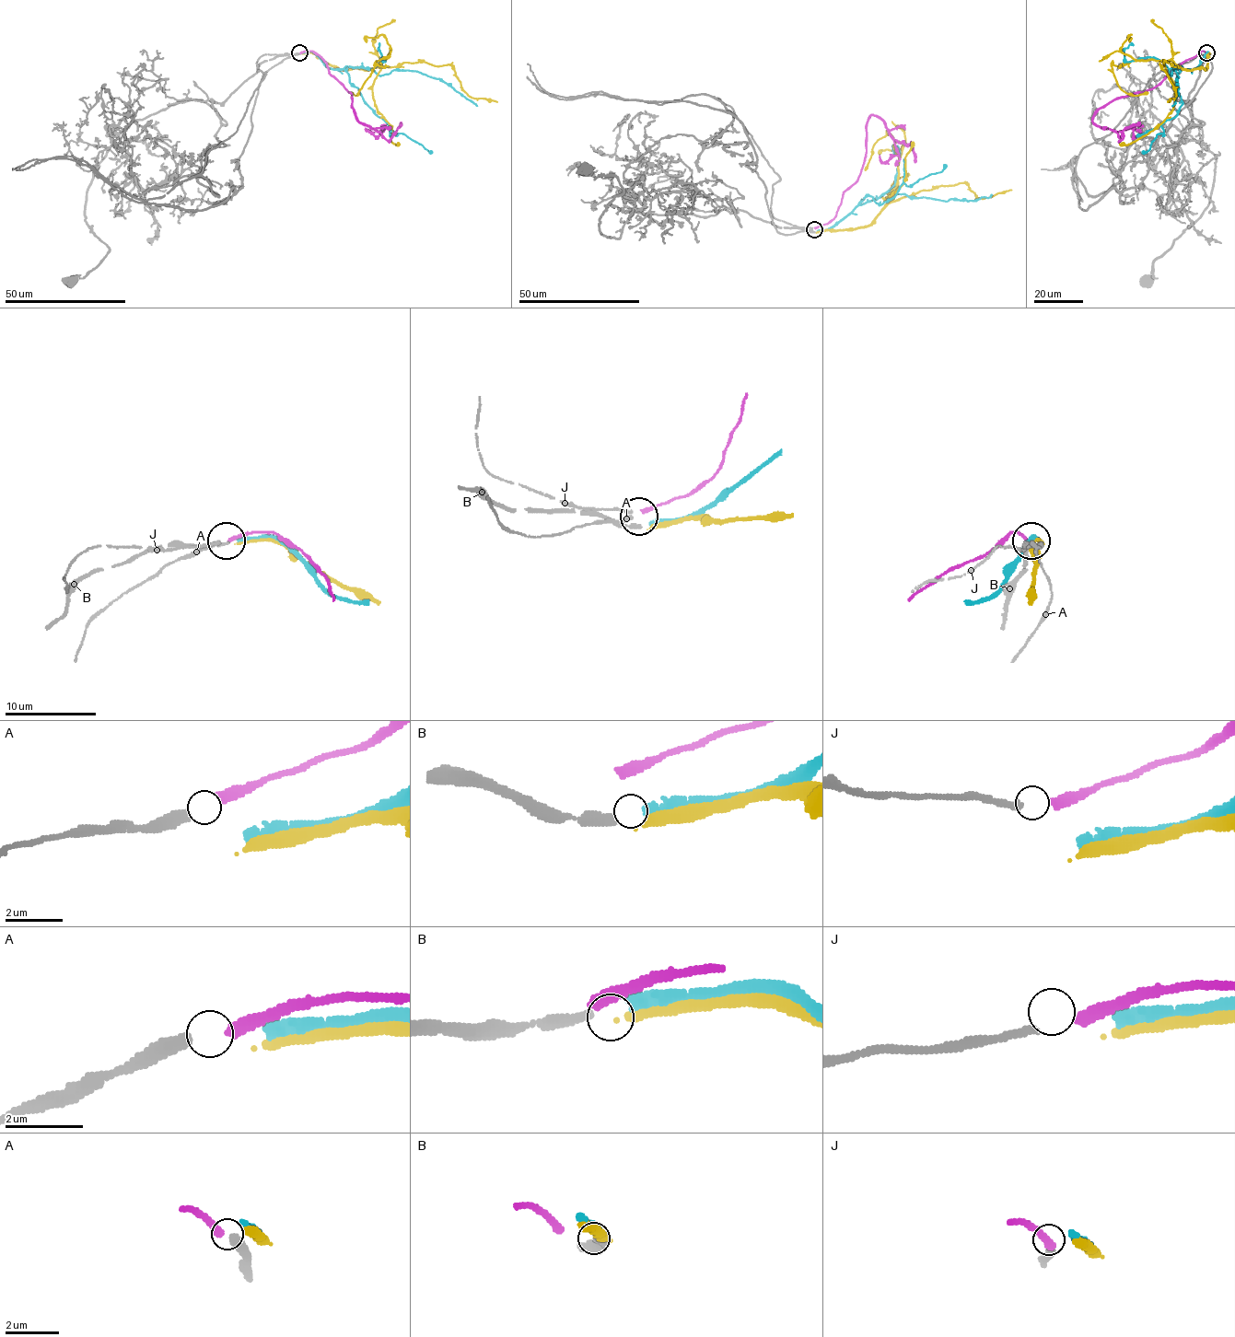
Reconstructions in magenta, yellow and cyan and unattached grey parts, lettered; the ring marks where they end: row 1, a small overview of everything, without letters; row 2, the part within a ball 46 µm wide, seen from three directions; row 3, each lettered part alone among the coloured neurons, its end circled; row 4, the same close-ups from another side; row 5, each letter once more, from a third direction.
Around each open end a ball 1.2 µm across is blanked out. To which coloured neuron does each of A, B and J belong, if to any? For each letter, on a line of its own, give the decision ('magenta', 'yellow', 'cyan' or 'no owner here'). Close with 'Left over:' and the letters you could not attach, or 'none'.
A: no owner here
B: cyan
J: magenta
Left over: A

